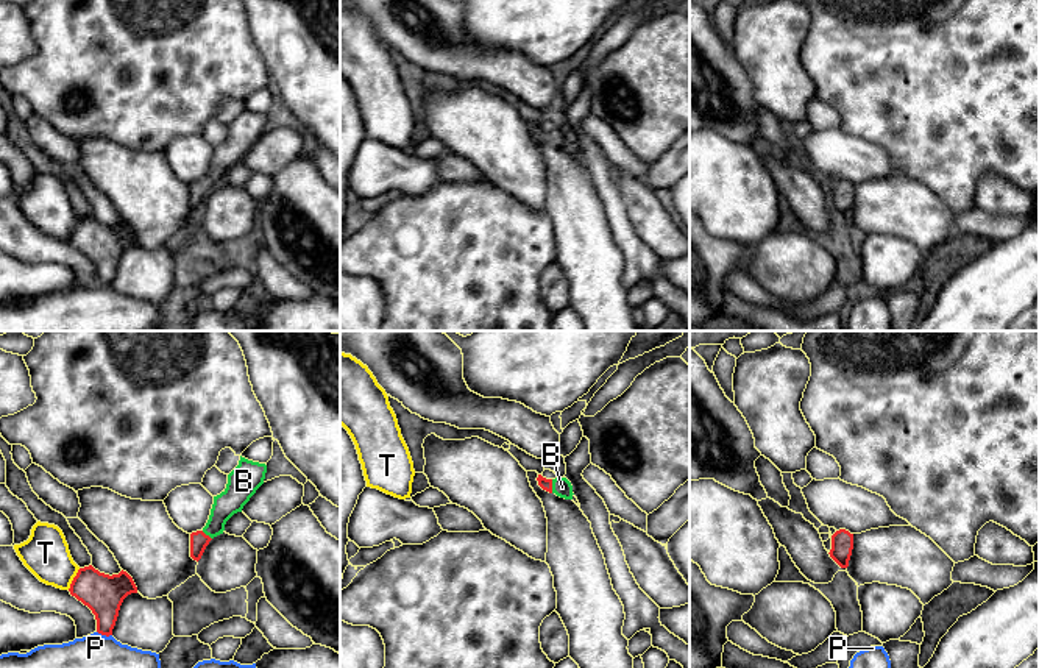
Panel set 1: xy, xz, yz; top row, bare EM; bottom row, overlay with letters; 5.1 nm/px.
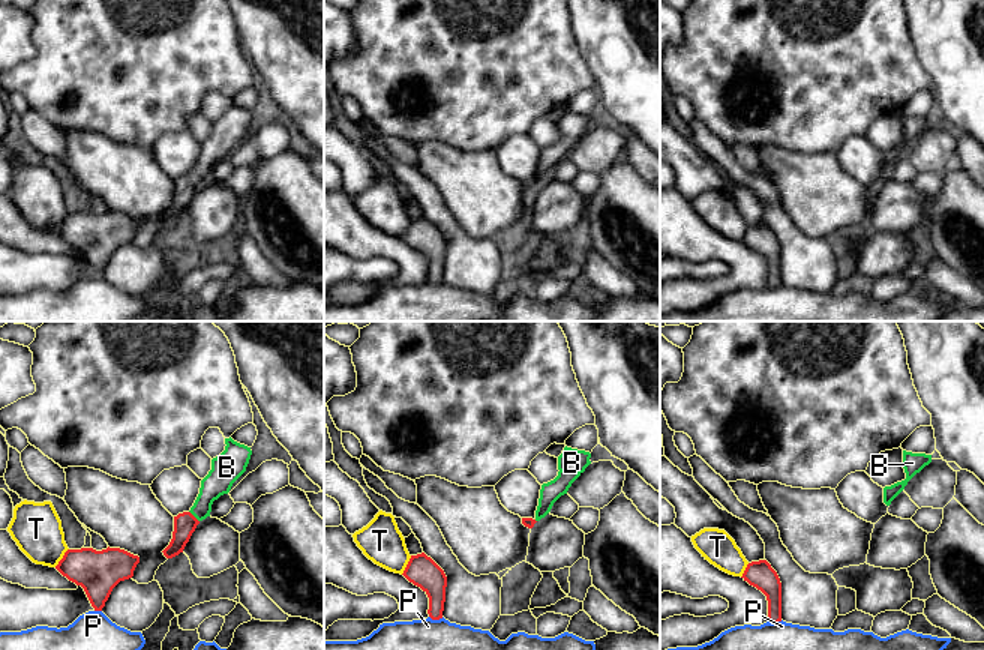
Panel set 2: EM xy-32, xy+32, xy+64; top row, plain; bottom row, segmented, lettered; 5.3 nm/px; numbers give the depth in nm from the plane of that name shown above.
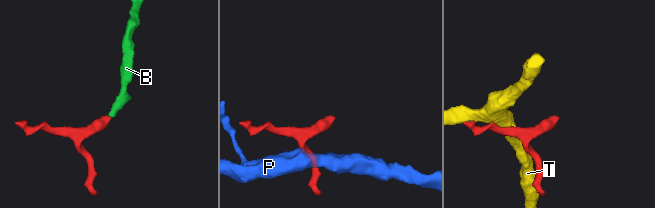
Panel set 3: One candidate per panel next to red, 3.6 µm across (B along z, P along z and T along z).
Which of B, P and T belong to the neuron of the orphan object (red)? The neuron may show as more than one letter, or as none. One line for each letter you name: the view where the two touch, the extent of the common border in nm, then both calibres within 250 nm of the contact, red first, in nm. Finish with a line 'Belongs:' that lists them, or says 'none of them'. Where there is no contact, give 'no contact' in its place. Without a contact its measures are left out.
B: meets red in xz; contact 70 nm long; 60 nm thick on the red side, 100 nm on the other
Belongs: B

